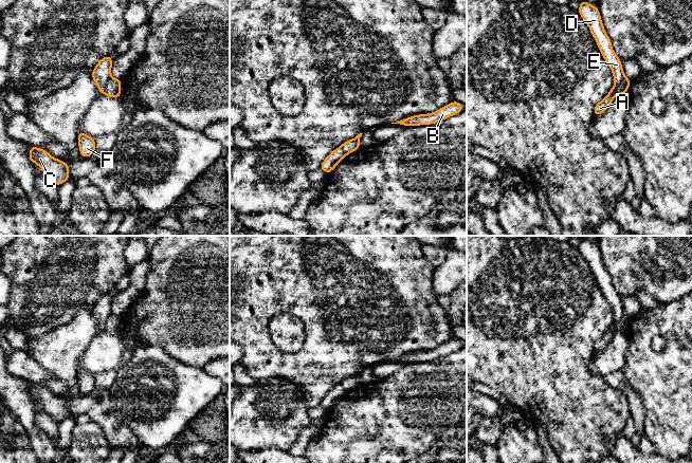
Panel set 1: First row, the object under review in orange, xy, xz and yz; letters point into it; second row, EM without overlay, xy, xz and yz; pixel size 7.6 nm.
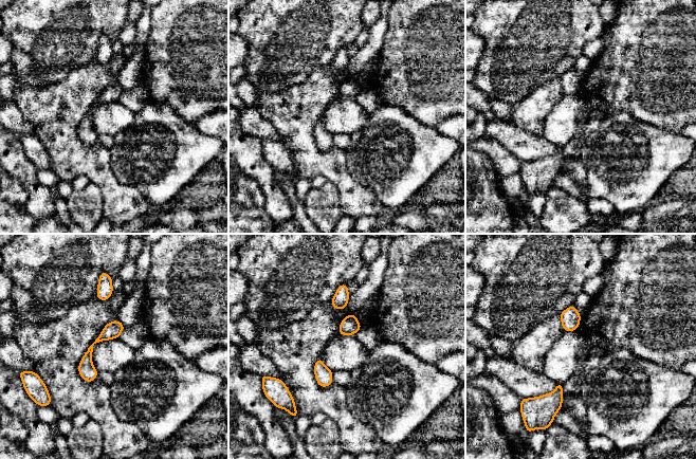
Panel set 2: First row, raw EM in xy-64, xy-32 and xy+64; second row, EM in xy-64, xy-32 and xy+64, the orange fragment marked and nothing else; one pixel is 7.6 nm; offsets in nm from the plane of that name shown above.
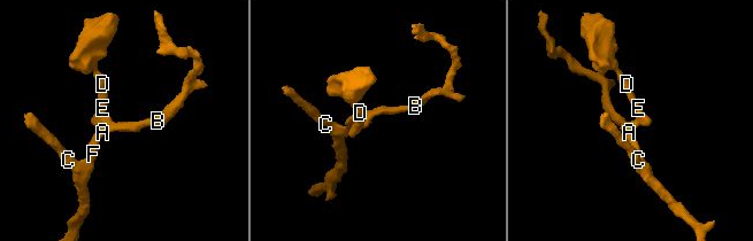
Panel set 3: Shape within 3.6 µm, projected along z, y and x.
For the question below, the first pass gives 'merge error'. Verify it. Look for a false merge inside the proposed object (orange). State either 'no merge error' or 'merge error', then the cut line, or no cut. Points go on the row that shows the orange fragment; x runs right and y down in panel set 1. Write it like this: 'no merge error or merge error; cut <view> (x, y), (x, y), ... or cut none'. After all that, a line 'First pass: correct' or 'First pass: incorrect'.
merge error; cut xy (110, 76), (104, 93)
First pass: correct

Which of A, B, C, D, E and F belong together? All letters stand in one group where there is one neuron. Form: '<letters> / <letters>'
A B C F / D E

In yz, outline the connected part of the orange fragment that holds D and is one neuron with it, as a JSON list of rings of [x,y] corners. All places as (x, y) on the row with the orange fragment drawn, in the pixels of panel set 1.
[[[581,0],[578,12],[588,25],[603,58],[613,72],[614,84],[617,87],[618,94],[624,95],[632,80],[625,77],[621,60],[612,48],[612,41],[603,27],[599,8]]]

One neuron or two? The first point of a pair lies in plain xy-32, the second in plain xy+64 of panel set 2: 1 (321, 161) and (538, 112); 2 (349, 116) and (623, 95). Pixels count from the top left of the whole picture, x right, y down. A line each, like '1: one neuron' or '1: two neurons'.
1: one neuron
2: two neurons

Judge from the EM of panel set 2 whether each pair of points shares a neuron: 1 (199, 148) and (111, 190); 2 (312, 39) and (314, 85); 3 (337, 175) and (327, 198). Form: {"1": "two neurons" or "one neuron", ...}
{"1": "two neurons", "2": "two neurons", "3": "two neurons"}

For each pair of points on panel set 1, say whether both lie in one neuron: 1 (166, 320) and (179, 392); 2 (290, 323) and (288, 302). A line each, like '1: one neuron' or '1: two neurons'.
1: two neurons
2: two neurons

